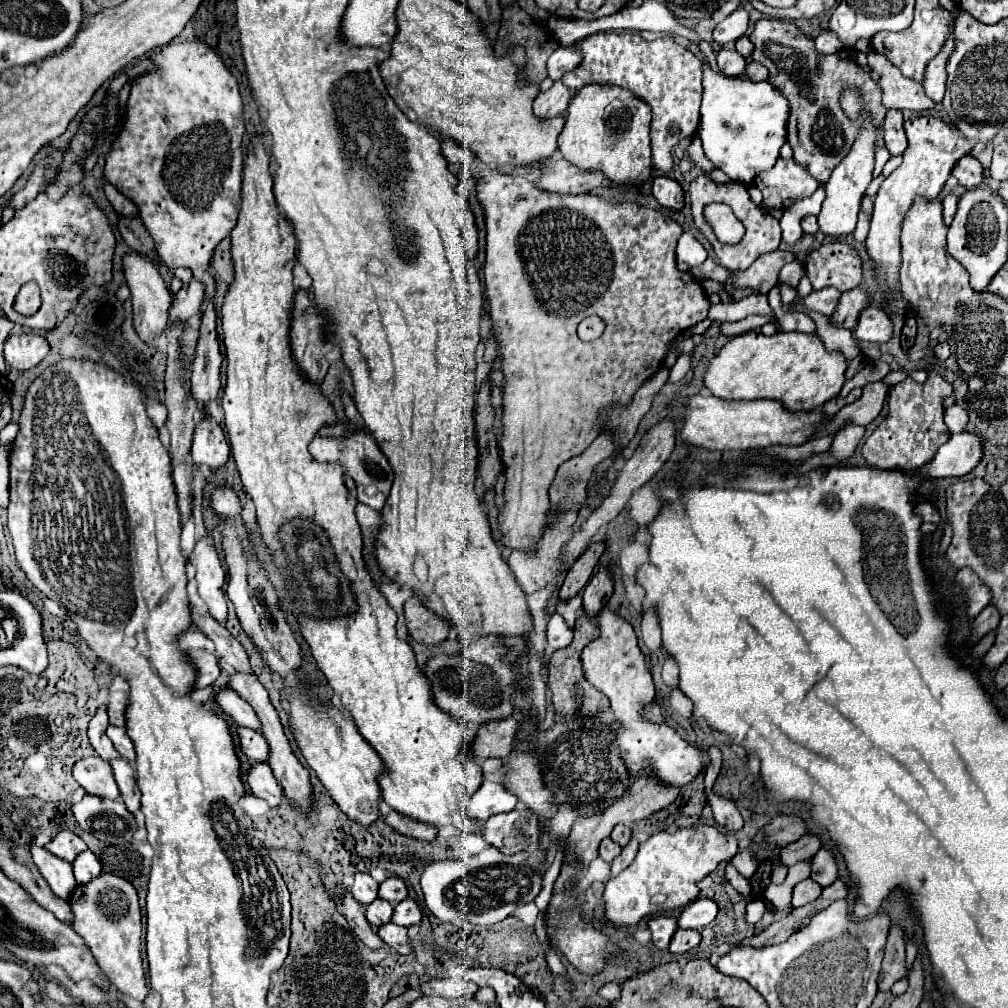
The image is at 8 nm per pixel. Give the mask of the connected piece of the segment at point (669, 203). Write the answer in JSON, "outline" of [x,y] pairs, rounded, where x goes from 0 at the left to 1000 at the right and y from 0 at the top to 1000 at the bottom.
{"outline":[[[659,174],[651,176],[649,186],[647,186],[647,193],[661,207],[673,209],[679,205],[679,189],[677,189],[675,182],[665,176],[659,176]]]}

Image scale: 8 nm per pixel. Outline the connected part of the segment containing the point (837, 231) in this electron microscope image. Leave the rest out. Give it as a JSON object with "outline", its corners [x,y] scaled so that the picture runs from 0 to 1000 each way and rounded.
{"outline":[[[861,114],[855,120],[853,134],[849,136],[843,152],[829,164],[823,180],[819,182],[819,197],[815,201],[815,209],[812,213],[812,223],[813,229],[825,235],[831,233],[841,233],[849,227],[849,217],[853,209],[853,199],[859,189],[859,186],[865,180],[865,168],[867,168],[867,152],[869,152],[869,134],[871,134],[871,124],[869,120]]]}

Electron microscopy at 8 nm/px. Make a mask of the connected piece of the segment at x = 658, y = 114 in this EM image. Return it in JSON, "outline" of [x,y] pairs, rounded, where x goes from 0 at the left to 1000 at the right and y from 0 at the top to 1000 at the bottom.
{"outline":[[[589,33],[571,47],[579,53],[577,64],[562,72],[558,80],[567,90],[573,90],[583,82],[607,82],[627,88],[629,94],[639,98],[647,106],[647,162],[655,172],[663,172],[667,168],[667,146],[692,132],[696,61],[683,47],[671,45],[665,37],[641,41],[635,33]]]}

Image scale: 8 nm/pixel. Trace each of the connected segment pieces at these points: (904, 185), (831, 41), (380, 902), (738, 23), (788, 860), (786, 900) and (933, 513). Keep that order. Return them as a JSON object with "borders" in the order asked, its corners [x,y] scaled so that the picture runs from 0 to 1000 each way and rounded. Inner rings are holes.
{"borders":[[[[913,114],[907,120],[897,122],[899,134],[901,134],[901,148],[897,150],[897,160],[895,164],[877,178],[869,197],[867,197],[867,211],[865,211],[865,223],[863,231],[859,237],[861,243],[861,255],[869,263],[869,277],[871,281],[881,283],[887,287],[889,277],[891,277],[891,267],[893,267],[893,221],[899,211],[899,207],[905,203],[905,197],[915,193],[915,195],[929,195],[940,174],[944,172],[946,164],[950,158],[956,154],[962,154],[964,144],[960,138],[944,128],[940,122],[933,120],[931,116],[925,114]]],[[[815,31],[815,33],[808,39],[808,43],[810,43],[810,49],[812,49],[813,53],[829,53],[829,51],[833,51],[833,49],[839,47],[839,45],[831,39],[831,35],[829,35],[829,33],[823,33],[823,31]]],[[[373,892],[363,900],[363,912],[371,920],[377,920],[377,918],[385,916],[387,910],[389,910],[389,898],[381,892]]],[[[738,9],[728,11],[728,13],[722,15],[716,23],[710,25],[710,29],[708,29],[708,41],[716,43],[716,45],[730,43],[730,41],[740,33],[742,23],[744,23],[742,11],[738,11]]],[[[798,828],[794,830],[790,836],[784,836],[782,840],[774,842],[774,854],[784,860],[792,854],[800,854],[800,852],[806,852],[813,842],[813,832],[806,830],[806,828]]],[[[778,874],[776,878],[764,878],[758,886],[760,894],[764,894],[766,898],[774,900],[774,902],[786,902],[784,898],[784,892],[786,892],[786,882],[788,882],[788,876],[786,874]]],[[[916,497],[909,501],[907,505],[908,509],[915,511],[917,517],[925,517],[925,519],[931,519],[934,516],[931,505],[925,498]]]]}

